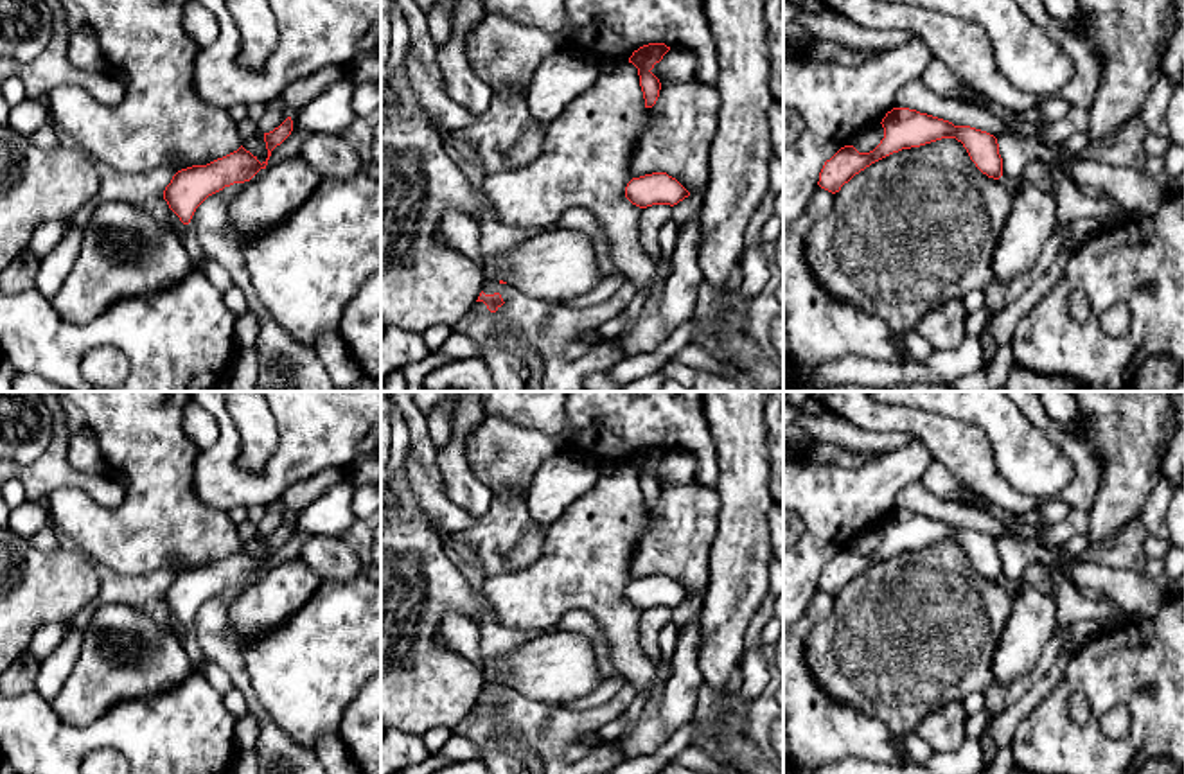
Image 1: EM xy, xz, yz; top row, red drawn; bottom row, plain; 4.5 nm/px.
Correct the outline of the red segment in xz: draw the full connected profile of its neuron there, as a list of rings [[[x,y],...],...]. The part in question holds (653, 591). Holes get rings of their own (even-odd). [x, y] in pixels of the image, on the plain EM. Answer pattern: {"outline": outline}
{"outline": [[[652,575],[632,580],[625,589],[625,600],[640,611],[652,607],[674,609],[688,598],[690,594],[667,575]]]}

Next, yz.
{"outline": [[[893,510],[880,526],[884,541],[873,553],[859,555],[853,548],[844,548],[825,564],[817,584],[821,591],[835,596],[871,566],[902,551],[920,550],[941,541],[961,544],[976,569],[988,580],[999,582],[1003,578],[997,541],[986,533],[954,528],[949,523],[909,510]]]}

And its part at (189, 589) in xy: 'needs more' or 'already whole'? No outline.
needs more

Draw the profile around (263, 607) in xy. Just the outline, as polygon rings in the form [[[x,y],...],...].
[[[300,557],[268,567],[230,603],[230,627],[237,648],[284,627],[313,598],[320,584],[320,576]]]

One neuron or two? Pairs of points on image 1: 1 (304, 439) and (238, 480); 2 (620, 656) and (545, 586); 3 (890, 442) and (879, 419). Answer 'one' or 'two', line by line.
1: one
2: one
3: two

